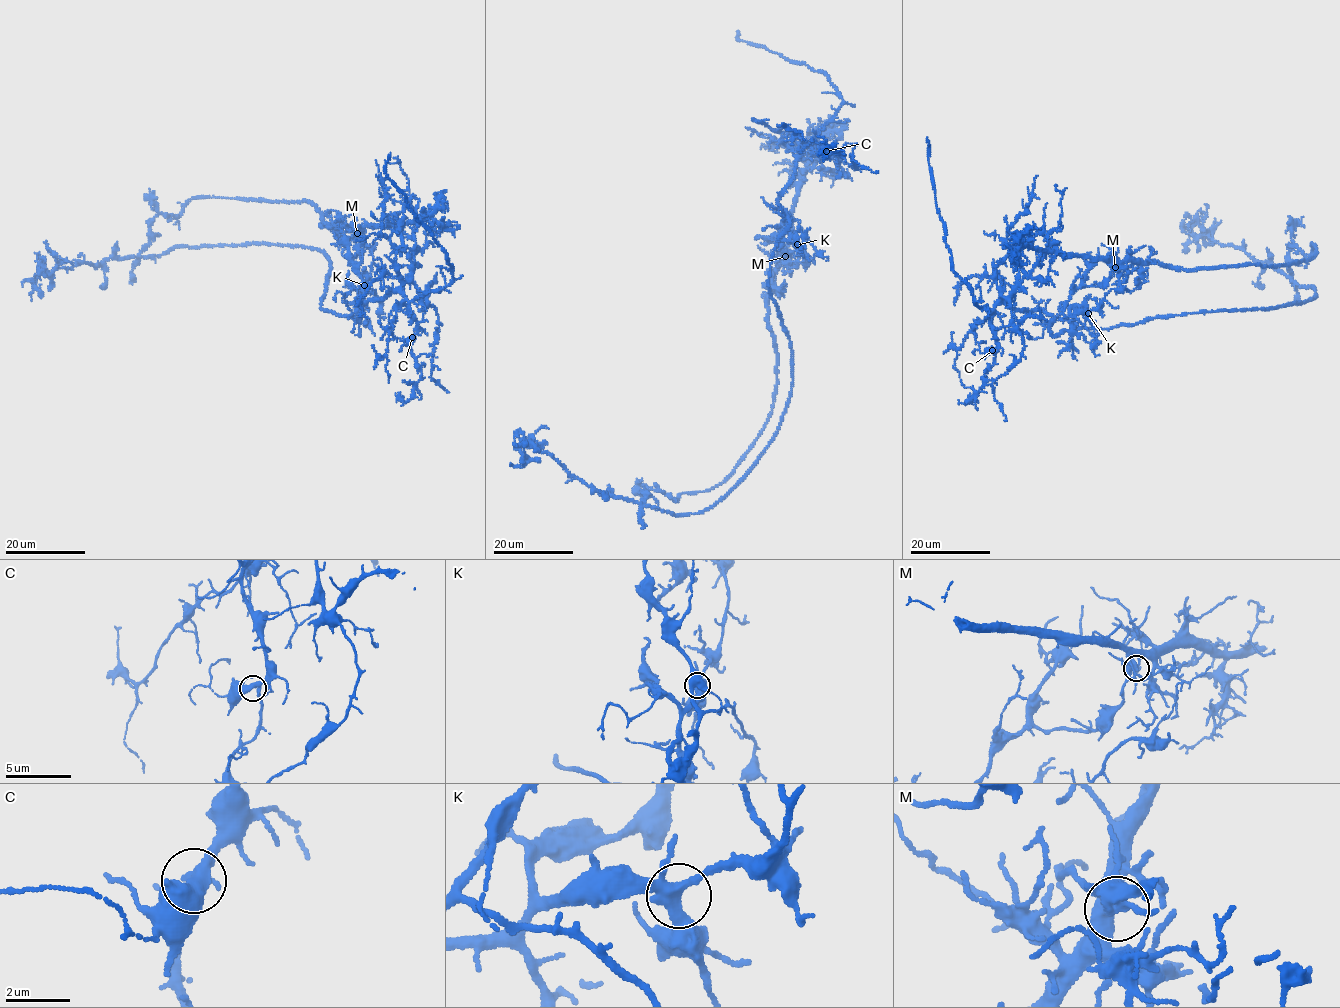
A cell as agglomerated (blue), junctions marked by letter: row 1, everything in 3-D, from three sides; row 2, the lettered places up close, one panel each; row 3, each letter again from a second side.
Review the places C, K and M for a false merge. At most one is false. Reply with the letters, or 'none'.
M

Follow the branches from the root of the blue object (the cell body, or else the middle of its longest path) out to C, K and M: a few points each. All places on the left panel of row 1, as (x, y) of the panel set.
C: (331, 272), (323, 310), (356, 320), (363, 302), (357, 299), (365, 303), (398, 292), (417, 322), (412, 337)
K: (331, 272), (322, 297), (323, 310), (358, 319), (357, 299), (364, 285)
M: (331, 272), (321, 307), (356, 320), (364, 295), (361, 277), (351, 259), (356, 256), (360, 244), (357, 233)

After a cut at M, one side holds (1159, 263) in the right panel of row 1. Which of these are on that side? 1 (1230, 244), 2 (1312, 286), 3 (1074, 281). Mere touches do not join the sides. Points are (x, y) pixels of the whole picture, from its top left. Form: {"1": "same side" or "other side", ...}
{"1": "other side", "2": "other side", "3": "other side"}

